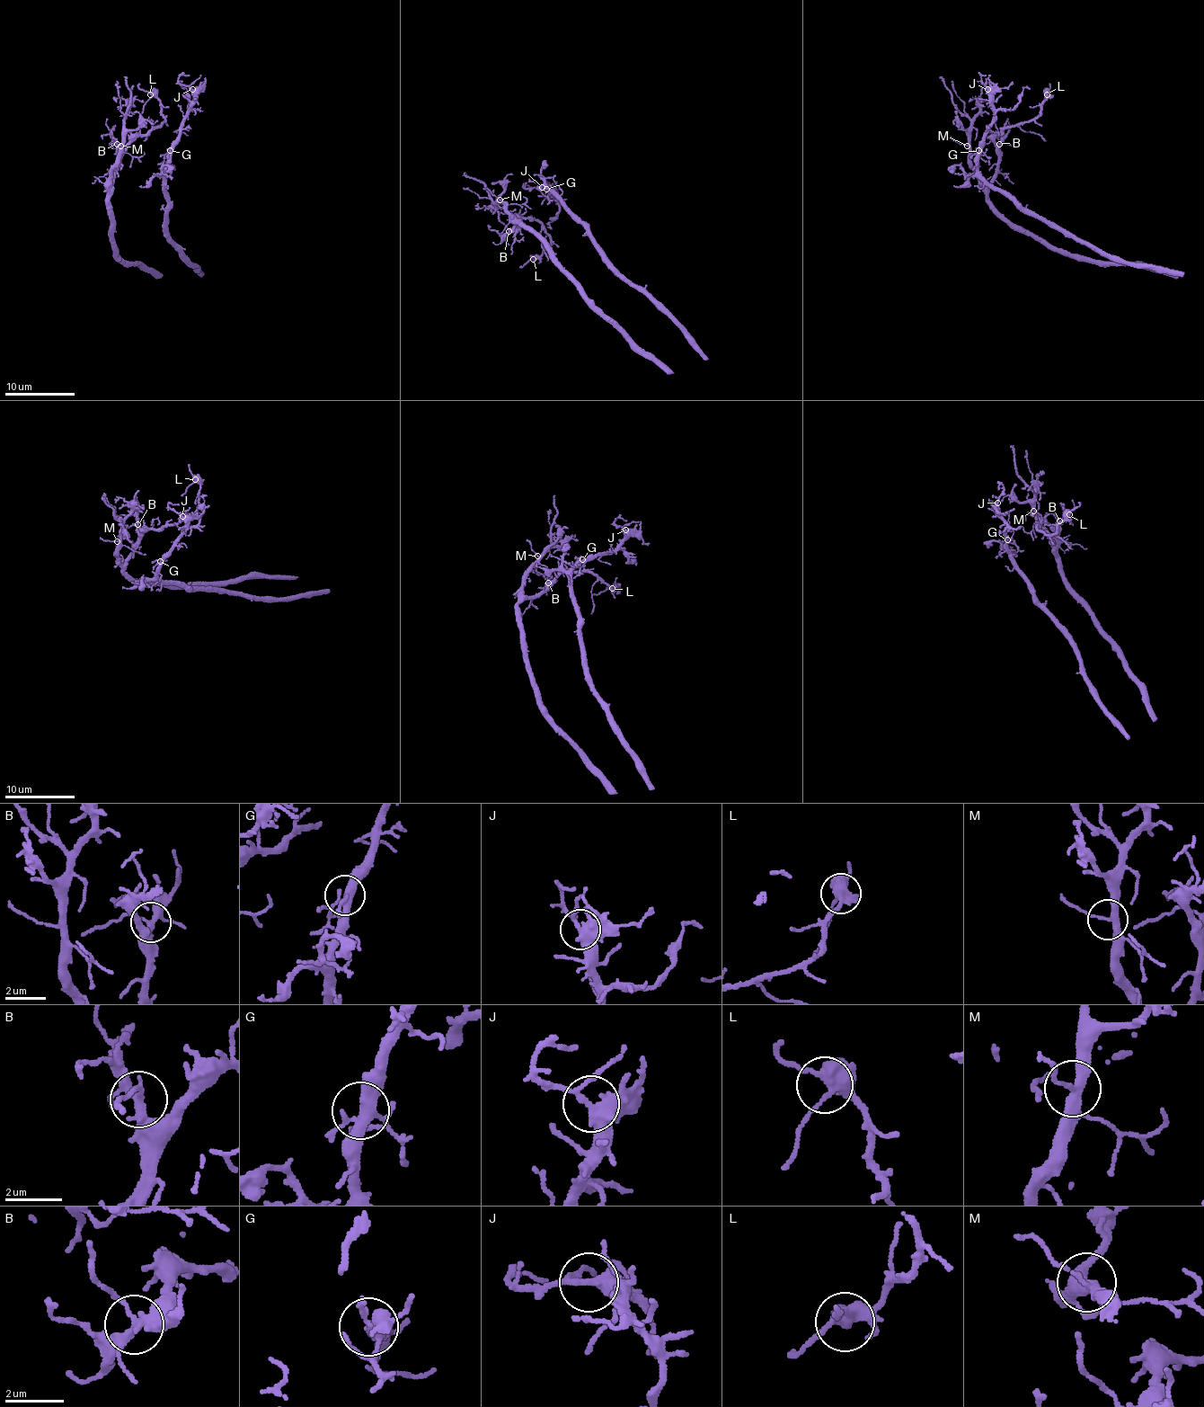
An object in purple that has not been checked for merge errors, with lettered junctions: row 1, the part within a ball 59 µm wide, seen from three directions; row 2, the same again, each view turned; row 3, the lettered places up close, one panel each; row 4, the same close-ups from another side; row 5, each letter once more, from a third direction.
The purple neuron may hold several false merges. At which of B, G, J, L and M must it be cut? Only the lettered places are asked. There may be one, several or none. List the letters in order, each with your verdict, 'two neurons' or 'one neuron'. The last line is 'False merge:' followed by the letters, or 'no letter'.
B: one neuron
G: one neuron
J: one neuron
L: one neuron
M: one neuron
False merge: no letter

